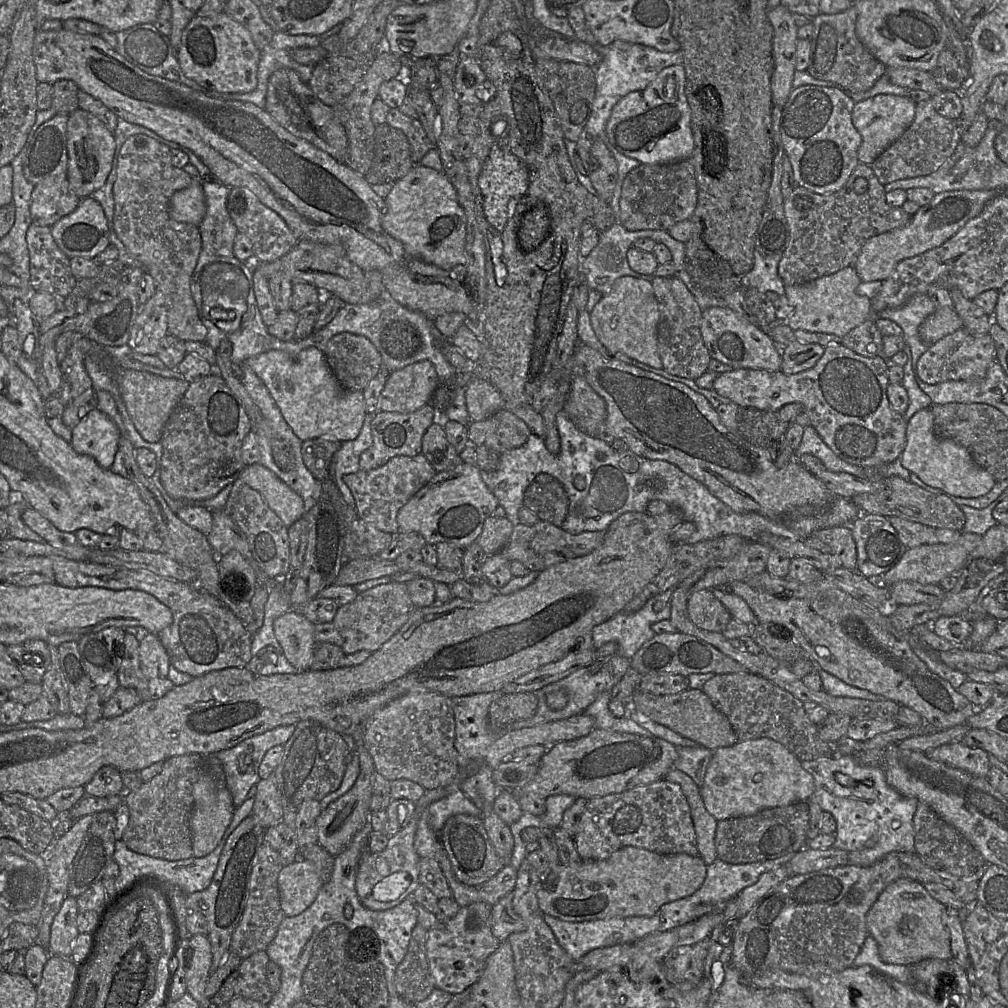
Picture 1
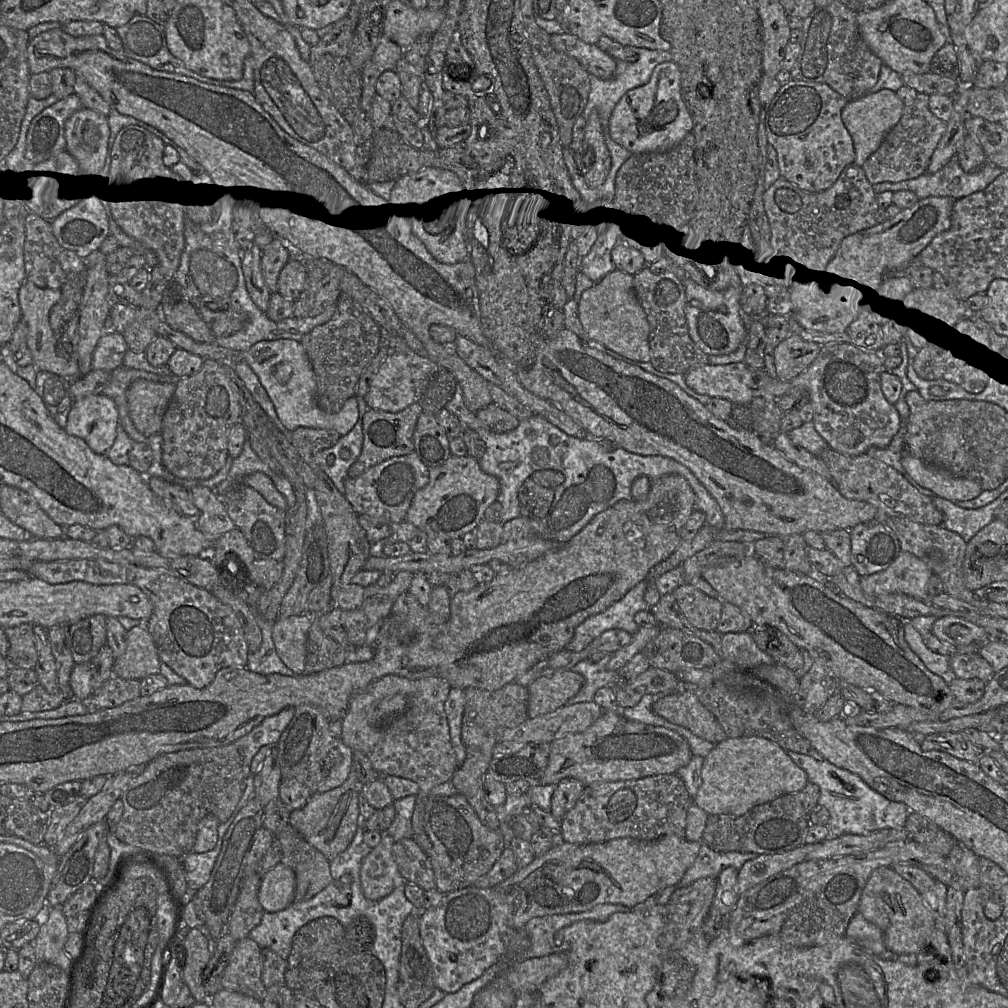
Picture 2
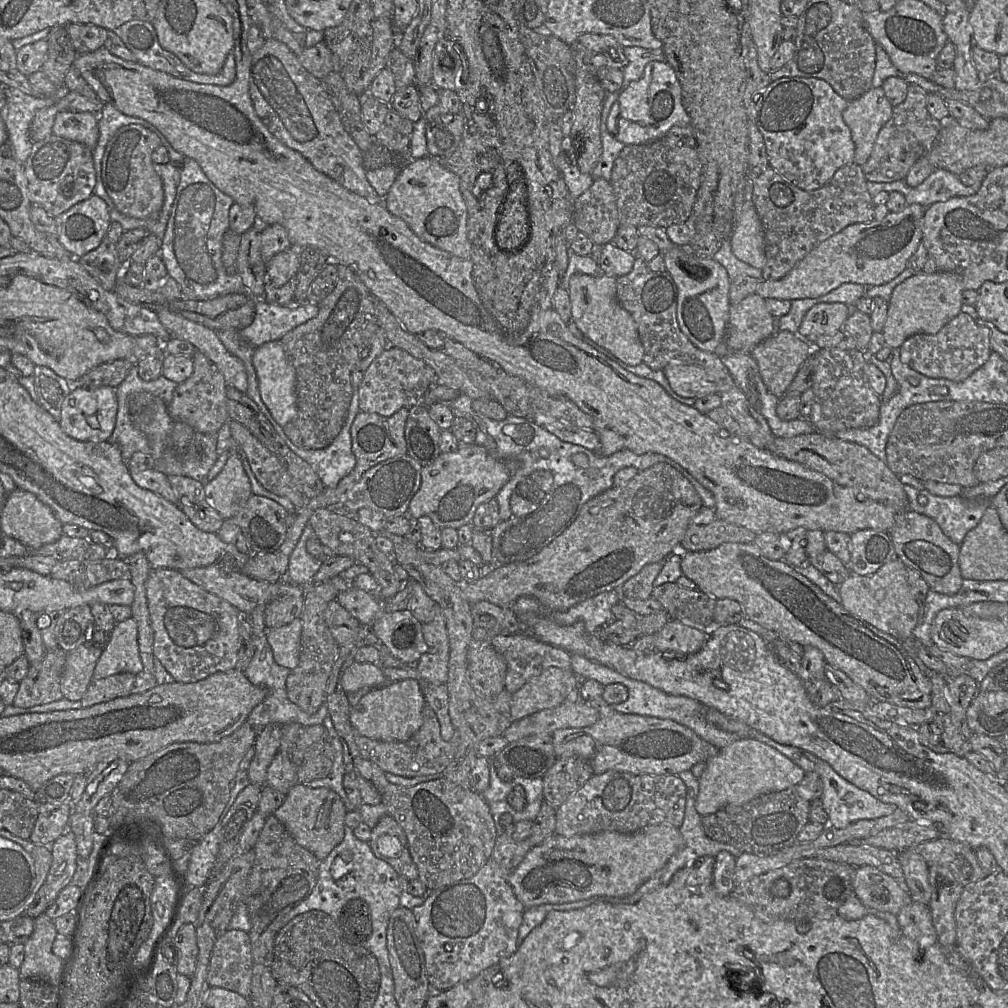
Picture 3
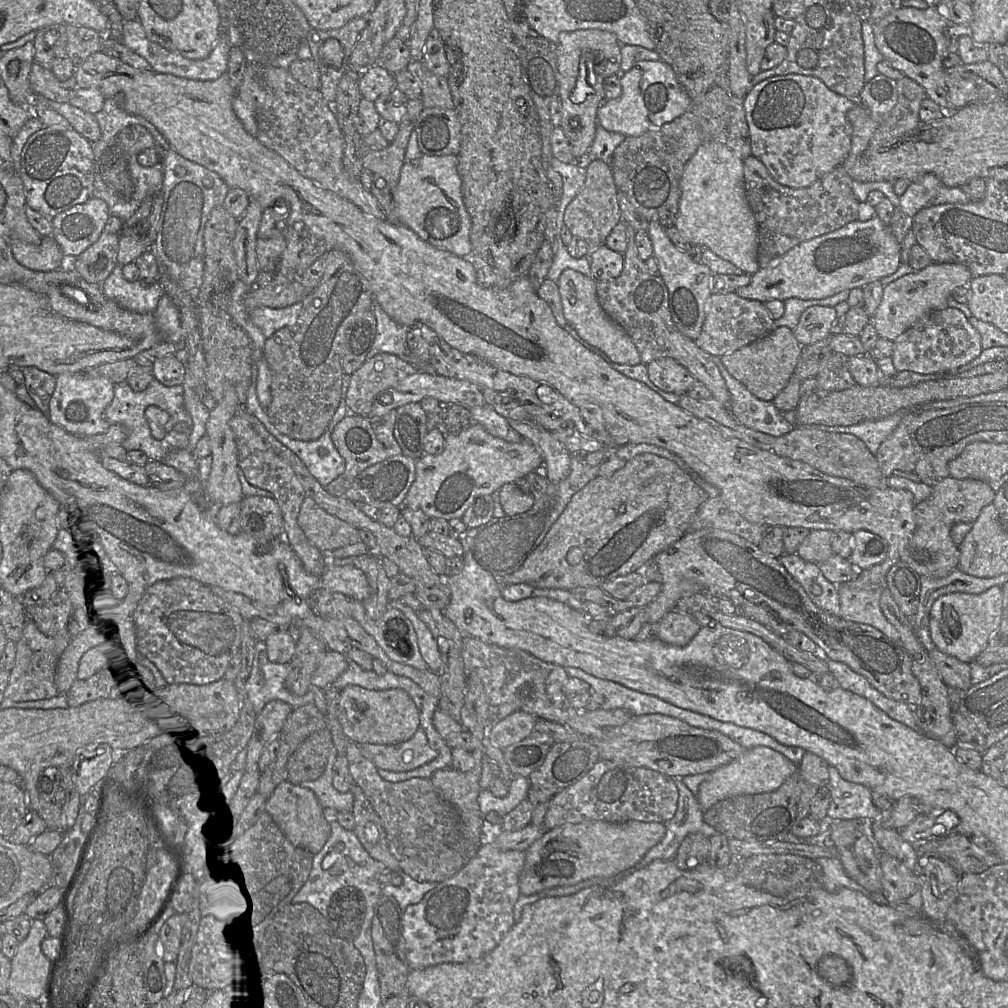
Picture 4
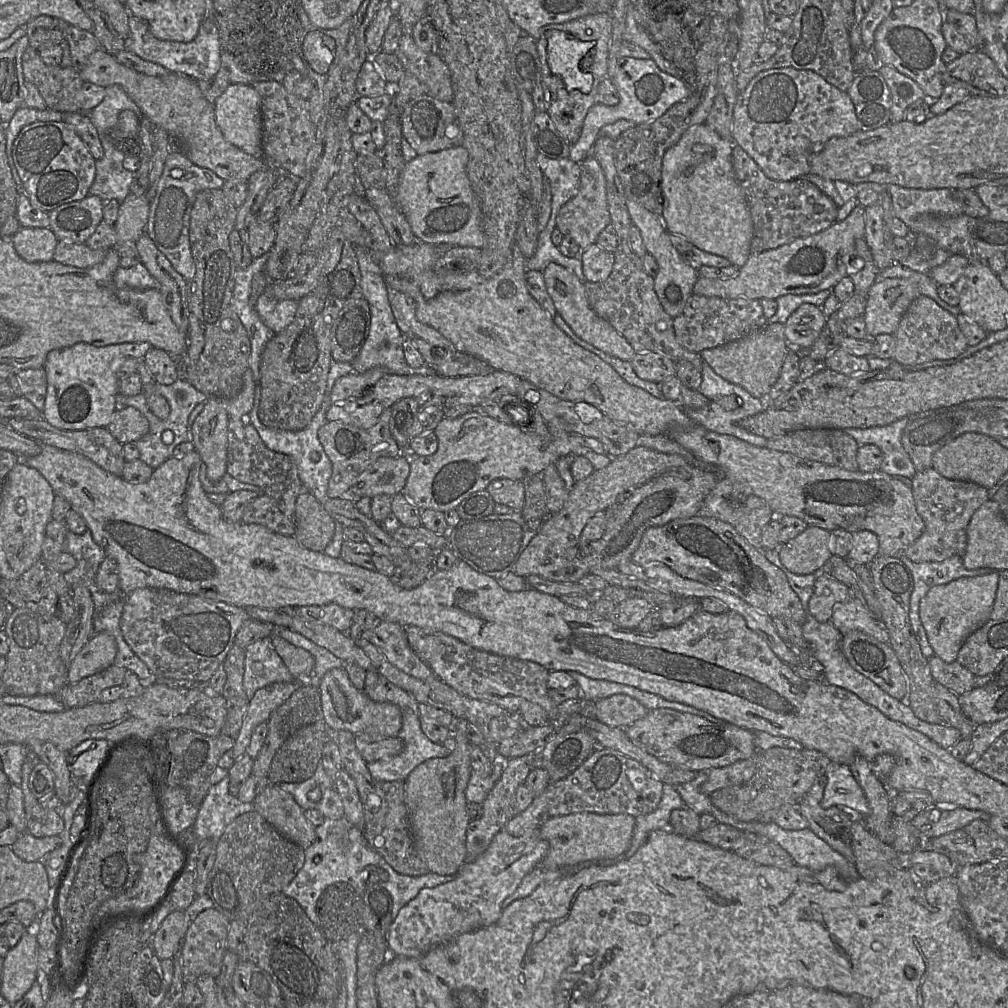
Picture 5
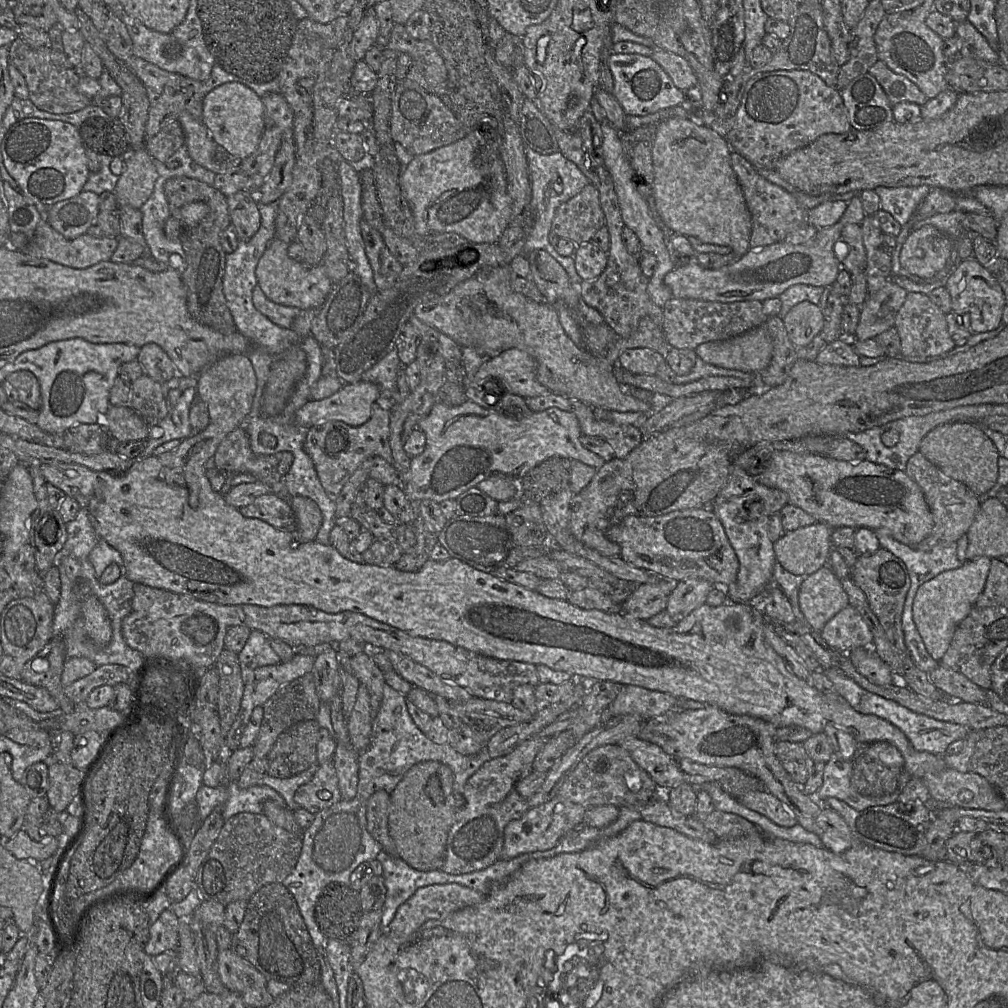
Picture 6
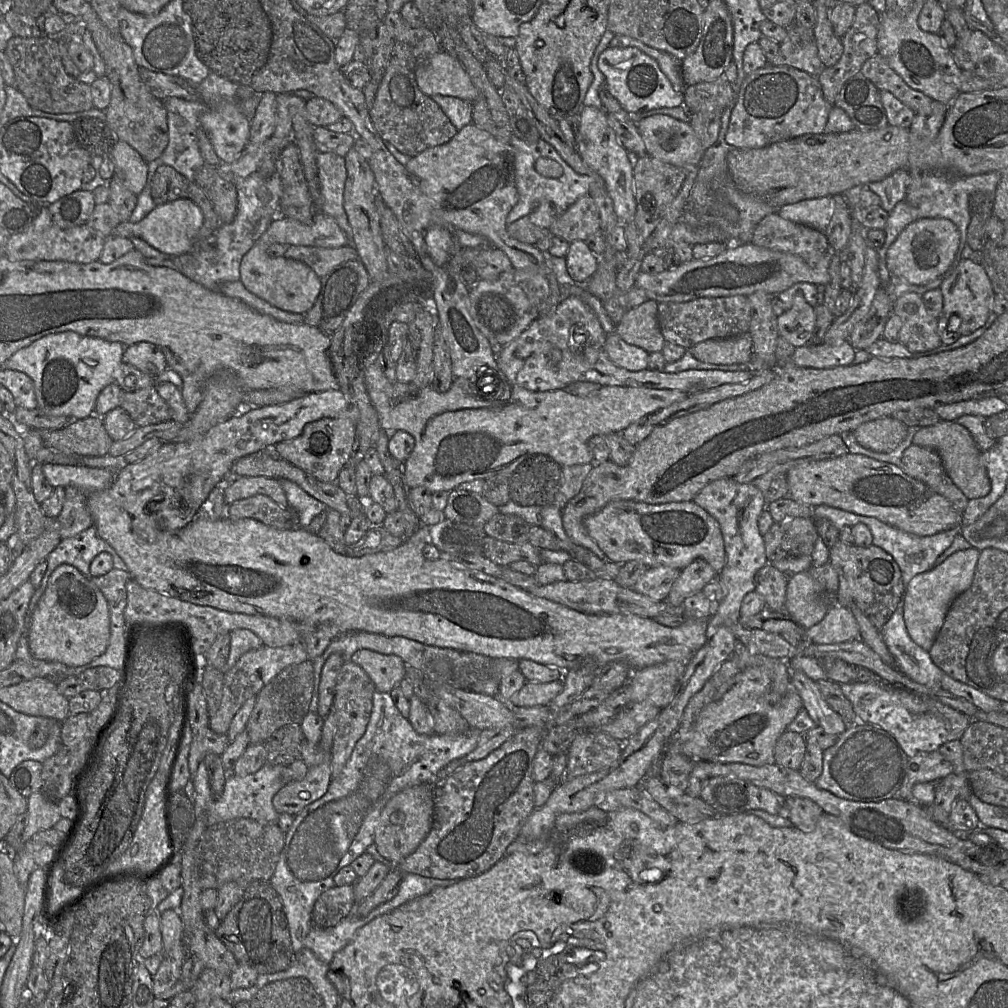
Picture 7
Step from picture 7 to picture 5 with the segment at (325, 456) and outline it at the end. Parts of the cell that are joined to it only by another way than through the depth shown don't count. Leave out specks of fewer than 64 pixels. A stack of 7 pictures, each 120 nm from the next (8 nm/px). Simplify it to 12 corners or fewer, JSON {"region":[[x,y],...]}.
{"region":[[391,408],[367,429],[327,422],[318,439],[332,464],[327,496],[348,496],[381,457],[404,450]]}

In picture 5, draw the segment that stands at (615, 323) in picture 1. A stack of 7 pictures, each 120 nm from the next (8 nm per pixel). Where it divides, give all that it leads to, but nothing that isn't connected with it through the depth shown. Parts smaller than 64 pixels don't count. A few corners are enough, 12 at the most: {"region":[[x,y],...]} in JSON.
{"region":[[553,262],[547,292],[579,338],[628,362],[630,343],[590,307],[585,282]]}

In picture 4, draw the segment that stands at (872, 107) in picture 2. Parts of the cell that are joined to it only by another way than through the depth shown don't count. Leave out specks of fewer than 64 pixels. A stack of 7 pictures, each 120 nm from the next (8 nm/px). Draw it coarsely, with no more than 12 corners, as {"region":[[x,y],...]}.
{"region":[[860,103],[847,112],[852,125],[849,156],[869,146],[878,124]]}

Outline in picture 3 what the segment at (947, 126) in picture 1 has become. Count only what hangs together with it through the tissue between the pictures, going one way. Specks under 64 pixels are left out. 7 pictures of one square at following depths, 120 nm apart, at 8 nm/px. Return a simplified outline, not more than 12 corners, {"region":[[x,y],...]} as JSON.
{"region":[[909,84],[868,160],[867,181],[894,182],[931,150],[942,124]]}

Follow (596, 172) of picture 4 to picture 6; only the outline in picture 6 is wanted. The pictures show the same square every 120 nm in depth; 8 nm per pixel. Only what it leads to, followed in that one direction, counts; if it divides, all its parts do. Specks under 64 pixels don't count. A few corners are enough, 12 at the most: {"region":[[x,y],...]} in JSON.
{"region":[[588,183],[555,211],[551,232],[576,245],[605,226]]}

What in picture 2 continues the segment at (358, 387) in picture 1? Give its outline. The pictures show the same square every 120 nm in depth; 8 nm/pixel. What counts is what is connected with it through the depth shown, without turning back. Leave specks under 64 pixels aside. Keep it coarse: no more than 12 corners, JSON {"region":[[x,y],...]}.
{"region":[[341,292],[333,317],[300,342],[316,402],[356,396],[383,331]]}

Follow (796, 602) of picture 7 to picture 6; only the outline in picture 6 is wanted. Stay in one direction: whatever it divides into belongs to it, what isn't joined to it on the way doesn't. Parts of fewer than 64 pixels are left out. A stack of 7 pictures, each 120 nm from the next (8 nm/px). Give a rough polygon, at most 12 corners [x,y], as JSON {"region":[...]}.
{"region":[[829,566],[804,576],[798,598],[818,632],[849,605]]}

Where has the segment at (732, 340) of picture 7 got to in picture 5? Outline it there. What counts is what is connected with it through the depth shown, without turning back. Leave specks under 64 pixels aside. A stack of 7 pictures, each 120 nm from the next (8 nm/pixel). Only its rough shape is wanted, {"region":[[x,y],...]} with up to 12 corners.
{"region":[[771,322],[699,354],[718,375],[766,398],[790,348]]}

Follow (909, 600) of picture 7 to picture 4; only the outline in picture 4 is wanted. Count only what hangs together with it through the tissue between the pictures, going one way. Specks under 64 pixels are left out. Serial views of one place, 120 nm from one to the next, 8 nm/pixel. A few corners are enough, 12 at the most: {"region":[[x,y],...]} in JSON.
{"region":[[1002,587],[940,596],[935,647],[975,662],[999,627]]}

